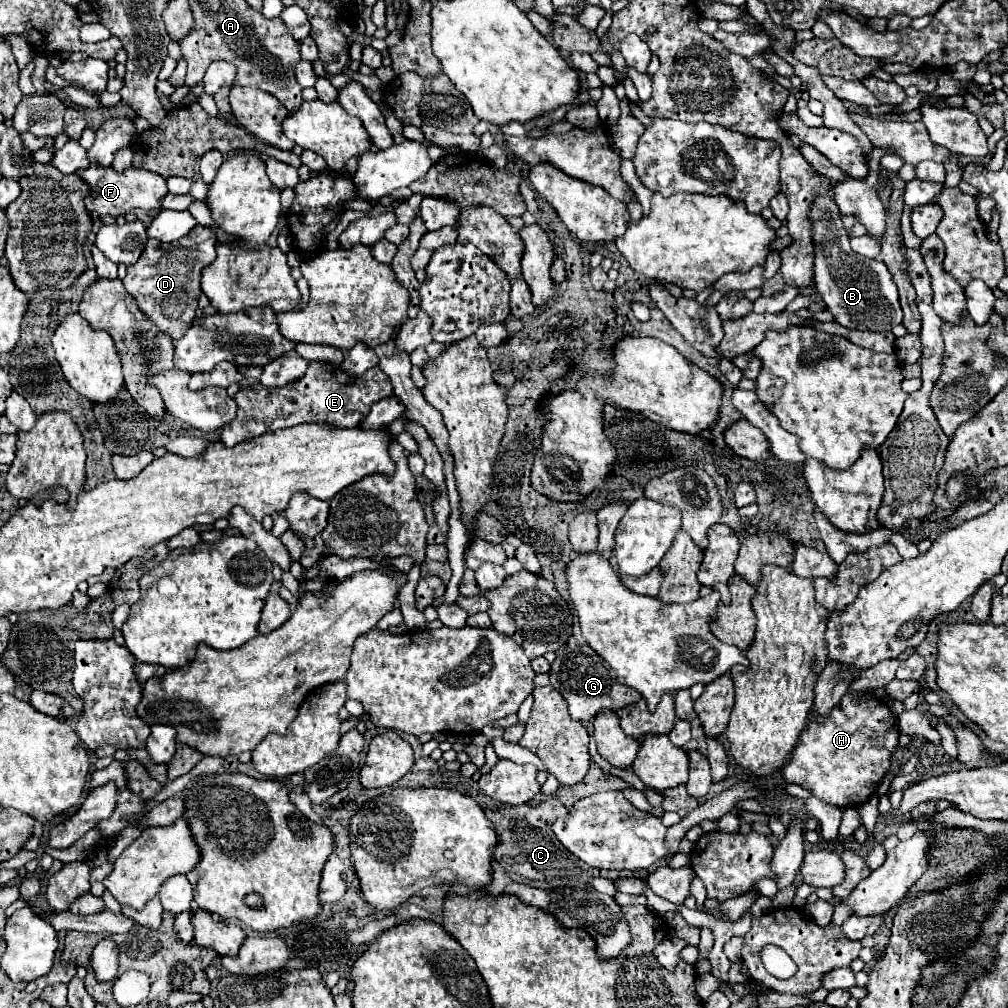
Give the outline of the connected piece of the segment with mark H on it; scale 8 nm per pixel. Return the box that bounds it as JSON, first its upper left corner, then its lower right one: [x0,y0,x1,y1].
[784,692,898,808]

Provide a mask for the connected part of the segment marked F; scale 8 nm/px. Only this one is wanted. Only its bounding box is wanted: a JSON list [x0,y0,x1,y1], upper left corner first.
[76,164,168,218]

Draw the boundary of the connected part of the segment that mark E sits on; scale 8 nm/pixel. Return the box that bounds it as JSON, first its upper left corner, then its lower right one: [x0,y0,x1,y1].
[220,362,392,446]

